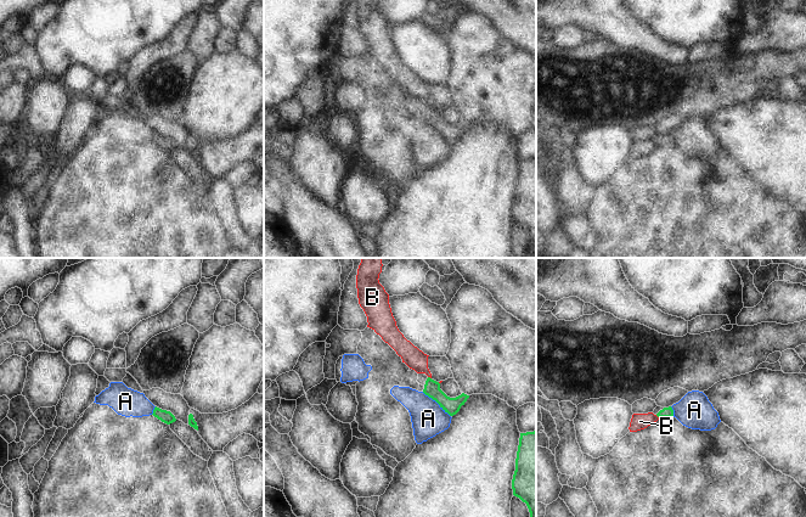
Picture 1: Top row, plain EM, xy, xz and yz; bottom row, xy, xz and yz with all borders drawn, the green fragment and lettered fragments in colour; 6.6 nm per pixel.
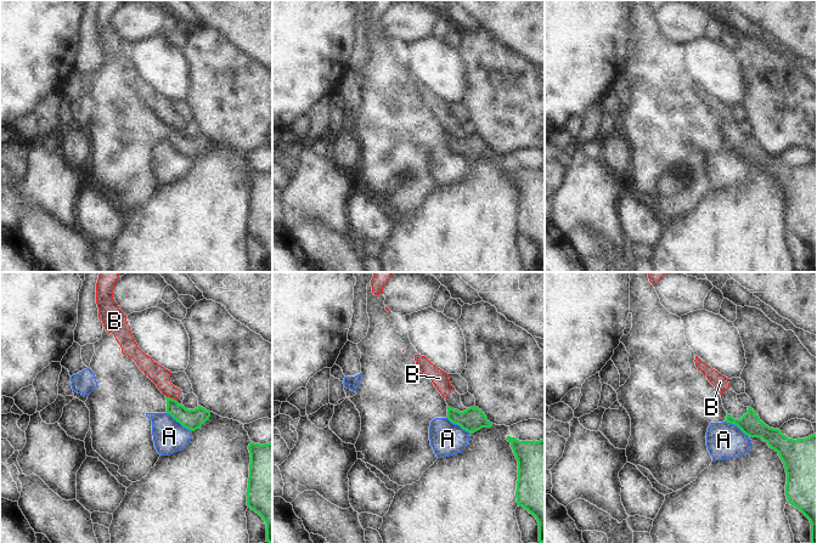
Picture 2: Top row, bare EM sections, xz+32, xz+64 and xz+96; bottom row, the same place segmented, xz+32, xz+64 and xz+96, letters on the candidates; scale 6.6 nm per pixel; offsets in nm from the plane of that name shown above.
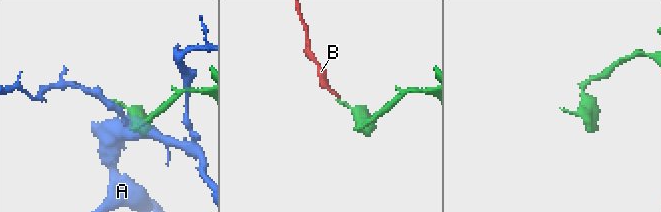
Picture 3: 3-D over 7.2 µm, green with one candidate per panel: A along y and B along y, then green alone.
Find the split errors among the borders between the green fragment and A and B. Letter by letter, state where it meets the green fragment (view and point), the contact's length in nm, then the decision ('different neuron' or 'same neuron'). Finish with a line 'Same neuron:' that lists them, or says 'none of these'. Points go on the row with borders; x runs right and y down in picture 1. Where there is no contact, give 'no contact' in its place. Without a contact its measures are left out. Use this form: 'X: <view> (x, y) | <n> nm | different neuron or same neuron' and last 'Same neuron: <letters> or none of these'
A: xz (437, 402) | 260 nm | different neuron
B: xz (429, 377) | 30 nm | different neuron
Same neuron: none of these

